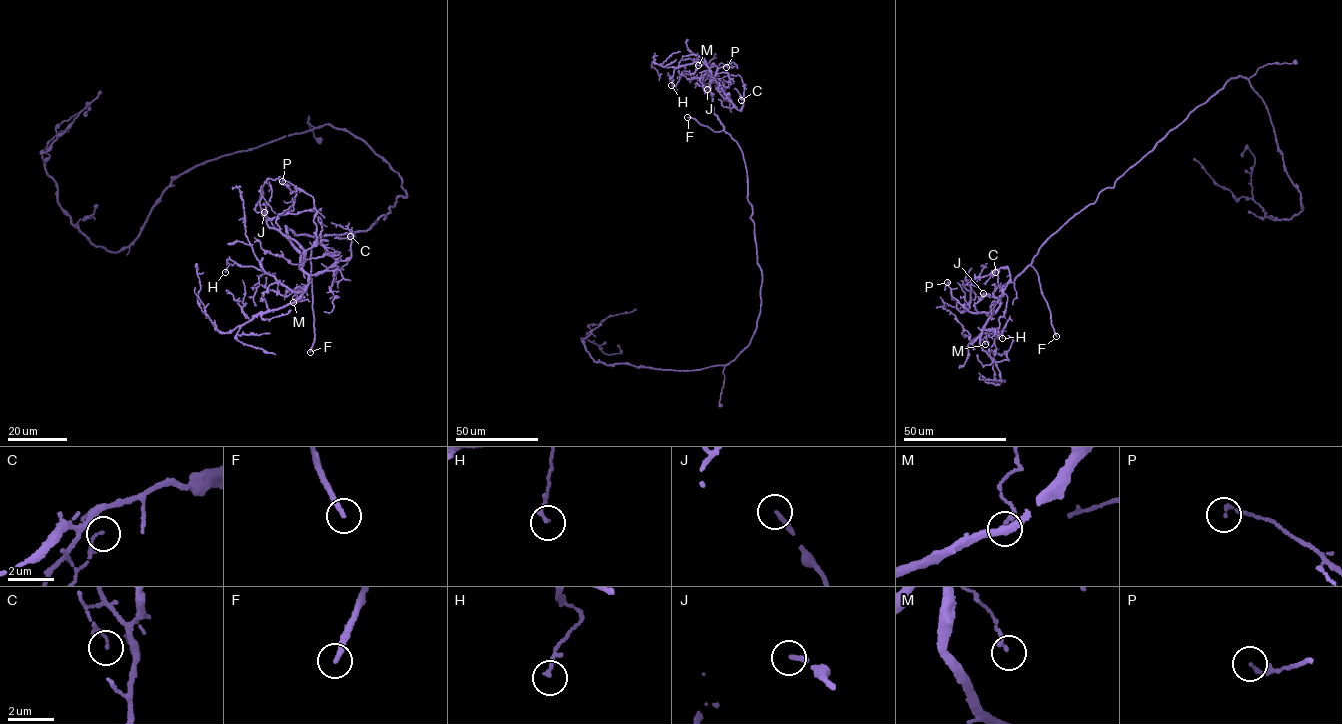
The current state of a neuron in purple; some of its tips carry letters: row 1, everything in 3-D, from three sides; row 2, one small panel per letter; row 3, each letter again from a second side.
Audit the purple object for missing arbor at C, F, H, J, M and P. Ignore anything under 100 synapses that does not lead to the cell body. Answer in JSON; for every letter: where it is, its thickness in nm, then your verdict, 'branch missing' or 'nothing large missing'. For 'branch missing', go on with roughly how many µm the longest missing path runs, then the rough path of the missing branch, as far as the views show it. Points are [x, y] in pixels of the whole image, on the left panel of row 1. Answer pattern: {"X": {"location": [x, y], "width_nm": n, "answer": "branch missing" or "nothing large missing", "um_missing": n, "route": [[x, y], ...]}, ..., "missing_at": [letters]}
{"C": {"location": [350, 236], "width_nm": 110, "answer": "nothing large missing"}, "F": {"location": [310, 352], "width_nm": 200, "answer": "branch missing", "um_missing": 120}, "H": {"location": [225, 272], "width_nm": 140, "answer": "nothing large missing"}, "J": {"location": [264, 212], "width_nm": 190, "answer": "branch missing", "um_missing": 80, "route": [[264, 212], [260, 197], [259, 153], [264, 100], [278, 81], [306, 57], [314, 40]]}, "M": {"location": [293, 302], "width_nm": 180, "answer": "nothing large missing"}, "P": {"location": [282, 181], "width_nm": 140, "answer": "nothing large missing"}, "missing_at": ["F", "J"]}

